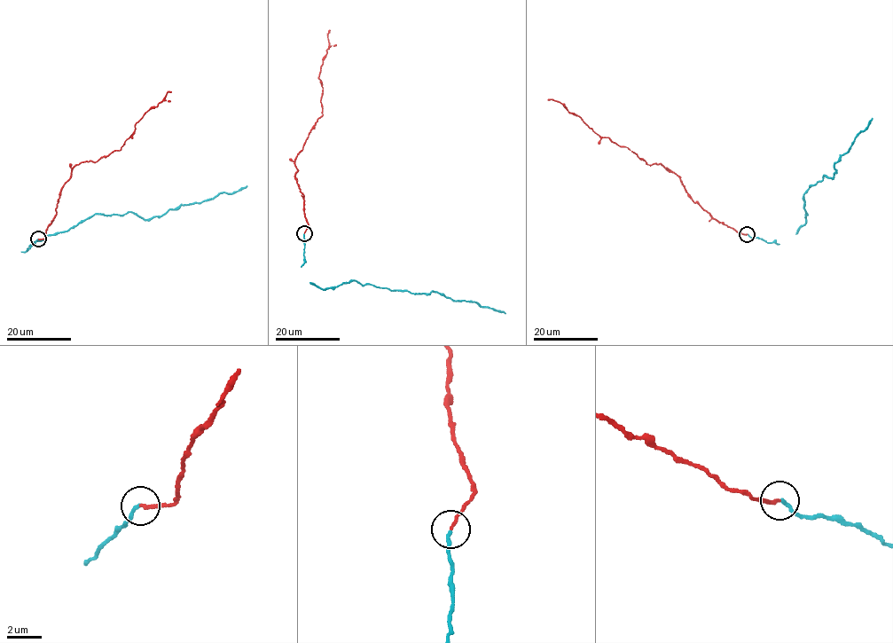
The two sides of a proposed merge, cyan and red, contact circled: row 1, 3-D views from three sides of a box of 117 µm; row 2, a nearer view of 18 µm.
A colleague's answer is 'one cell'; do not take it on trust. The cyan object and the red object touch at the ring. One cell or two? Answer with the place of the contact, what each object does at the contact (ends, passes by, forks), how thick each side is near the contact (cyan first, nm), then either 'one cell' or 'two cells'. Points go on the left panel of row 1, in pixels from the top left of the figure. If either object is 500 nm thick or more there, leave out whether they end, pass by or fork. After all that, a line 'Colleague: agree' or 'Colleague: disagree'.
at (38, 239); cyan ends there; red ends there; 200 nm thick on the cyan side, 190 nm on the other; one cell
Colleague: agree

